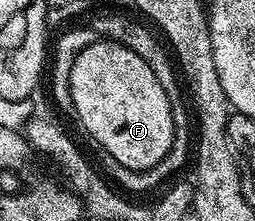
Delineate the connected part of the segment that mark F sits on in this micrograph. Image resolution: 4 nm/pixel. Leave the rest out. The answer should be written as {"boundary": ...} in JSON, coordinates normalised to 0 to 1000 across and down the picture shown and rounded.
{"boundary":[[[388,181],[325,217],[325,235],[310,235],[278,290],[271,412],[286,457],[282,511],[302,511],[322,579],[349,602],[345,620],[380,638],[392,674],[431,692],[490,760],[584,765],[624,742],[675,670],[675,489],[655,425],[639,416],[639,380],[608,362],[608,326],[592,326],[592,308],[576,308],[576,290],[561,290],[561,271],[529,253],[514,217],[424,181]]]}

